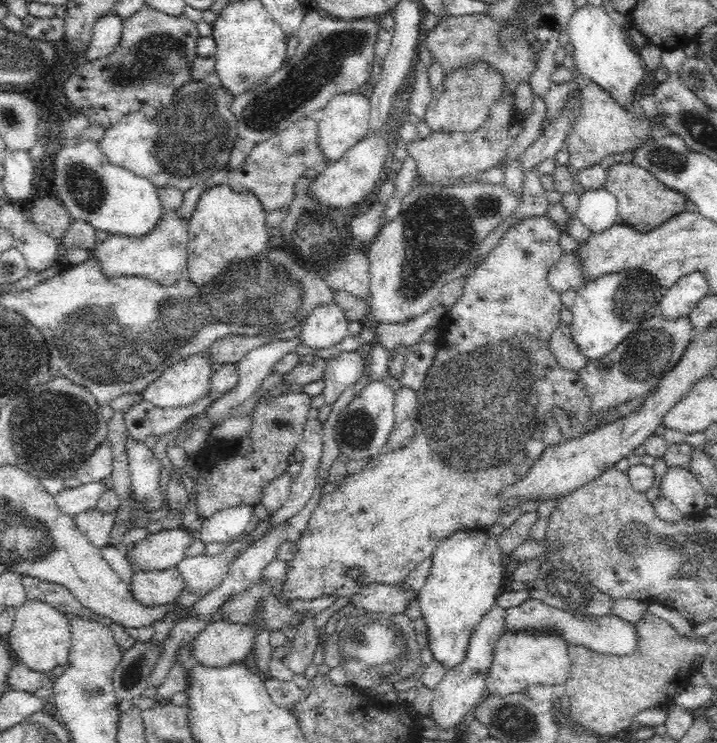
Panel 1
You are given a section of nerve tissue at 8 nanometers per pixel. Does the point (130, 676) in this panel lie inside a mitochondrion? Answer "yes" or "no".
yes

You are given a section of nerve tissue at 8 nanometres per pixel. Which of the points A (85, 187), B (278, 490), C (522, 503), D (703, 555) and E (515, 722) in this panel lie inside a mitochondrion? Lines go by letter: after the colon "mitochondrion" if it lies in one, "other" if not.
A: mitochondrion
B: other
C: other
D: mitochondrion
E: mitochondrion

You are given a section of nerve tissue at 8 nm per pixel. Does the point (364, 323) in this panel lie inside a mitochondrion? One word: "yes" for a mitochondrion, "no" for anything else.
no

